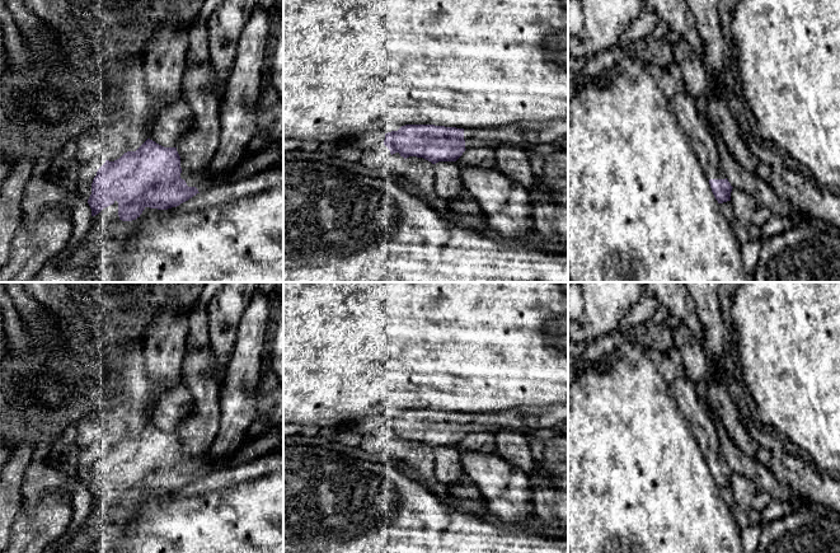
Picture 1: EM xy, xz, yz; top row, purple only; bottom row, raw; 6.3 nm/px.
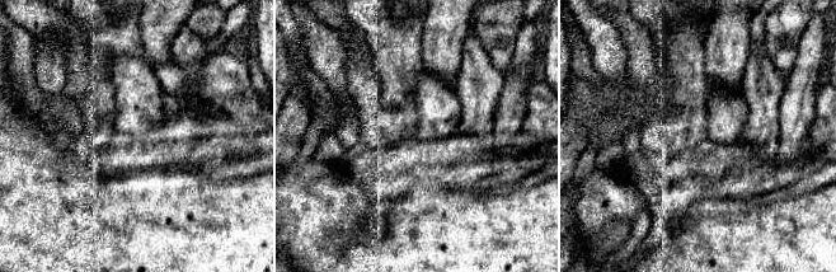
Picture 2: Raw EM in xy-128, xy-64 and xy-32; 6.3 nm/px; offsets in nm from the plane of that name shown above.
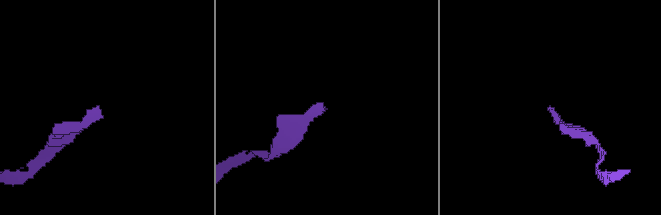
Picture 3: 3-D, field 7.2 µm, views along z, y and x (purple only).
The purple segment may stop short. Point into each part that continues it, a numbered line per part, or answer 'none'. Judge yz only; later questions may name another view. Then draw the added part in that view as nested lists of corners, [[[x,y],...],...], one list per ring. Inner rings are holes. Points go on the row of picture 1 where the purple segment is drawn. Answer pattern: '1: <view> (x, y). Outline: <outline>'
1: yz (684, 107). Outline: [[[686,92],[668,97],[668,106],[685,131],[707,179],[726,179],[721,168],[719,144],[699,114],[695,98]]]

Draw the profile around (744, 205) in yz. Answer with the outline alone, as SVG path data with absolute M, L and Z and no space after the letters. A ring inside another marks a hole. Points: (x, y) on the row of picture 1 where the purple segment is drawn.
M732 188L731 203L736 220L738 220L743 225L750 226L757 207L755 200L746 192L737 188Z

